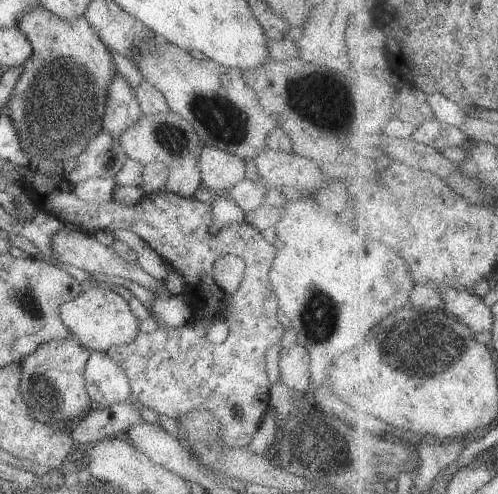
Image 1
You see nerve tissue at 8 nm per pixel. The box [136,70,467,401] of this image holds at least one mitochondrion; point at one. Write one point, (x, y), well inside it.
(307, 98)

